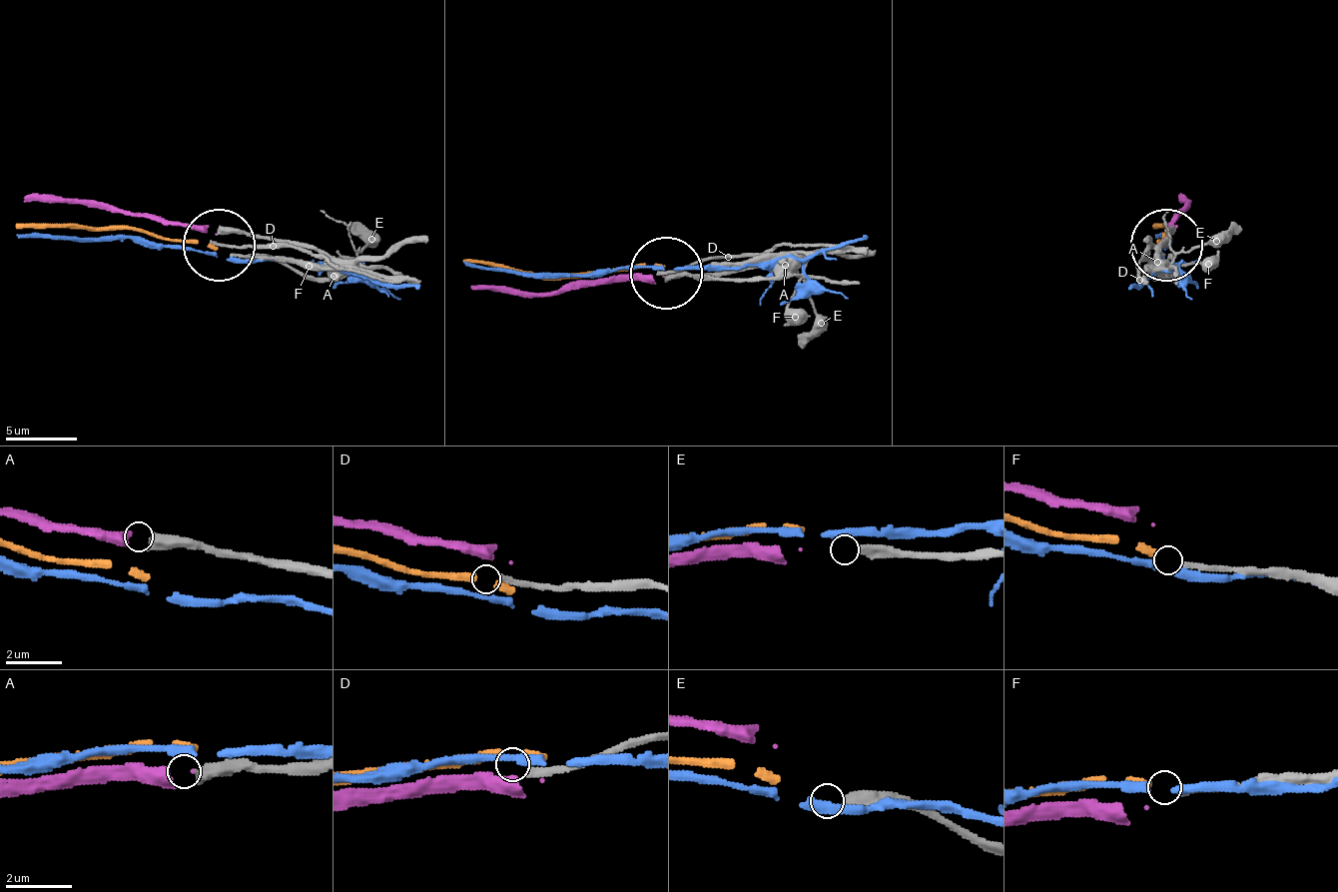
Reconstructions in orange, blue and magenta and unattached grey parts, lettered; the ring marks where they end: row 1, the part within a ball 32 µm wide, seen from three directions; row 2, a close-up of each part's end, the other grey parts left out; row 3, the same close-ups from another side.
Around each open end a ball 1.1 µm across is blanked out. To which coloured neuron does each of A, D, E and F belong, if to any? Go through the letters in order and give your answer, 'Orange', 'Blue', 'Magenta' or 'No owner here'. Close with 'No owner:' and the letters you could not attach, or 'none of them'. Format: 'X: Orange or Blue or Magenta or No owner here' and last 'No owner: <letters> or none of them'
A: Magenta
D: No owner here
E: No owner here
F: Orange
No owner: D, E

